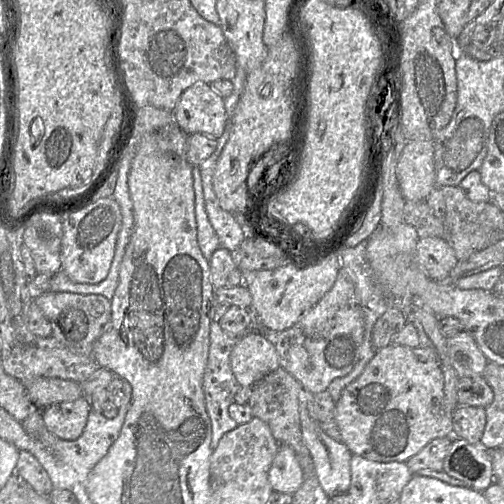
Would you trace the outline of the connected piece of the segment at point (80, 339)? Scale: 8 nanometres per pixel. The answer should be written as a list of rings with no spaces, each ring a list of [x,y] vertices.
[[[47,291],[34,299],[52,327],[52,337],[74,353],[93,357],[97,339],[111,319],[111,300],[100,294]]]

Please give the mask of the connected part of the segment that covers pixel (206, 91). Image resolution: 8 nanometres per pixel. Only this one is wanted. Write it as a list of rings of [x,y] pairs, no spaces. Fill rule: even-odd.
[[[203,81],[181,94],[173,115],[186,134],[202,133],[214,139],[221,137],[227,124],[224,98]]]

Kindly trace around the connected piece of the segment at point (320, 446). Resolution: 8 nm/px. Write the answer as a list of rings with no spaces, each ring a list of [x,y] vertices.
[[[302,389],[299,394],[299,406],[303,441],[309,450],[314,473],[322,489],[329,497],[347,493],[351,481],[350,460],[353,454],[342,441],[336,441],[321,429],[320,422],[313,416],[313,394],[306,389]]]

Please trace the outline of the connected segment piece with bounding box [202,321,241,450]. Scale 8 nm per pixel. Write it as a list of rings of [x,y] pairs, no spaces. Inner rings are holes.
[[[210,321],[209,352],[203,375],[203,392],[205,406],[211,421],[211,449],[214,450],[221,437],[233,430],[238,424],[229,415],[229,406],[235,402],[234,396],[241,387],[230,366],[230,354],[241,336],[231,336],[220,326],[219,322]]]

